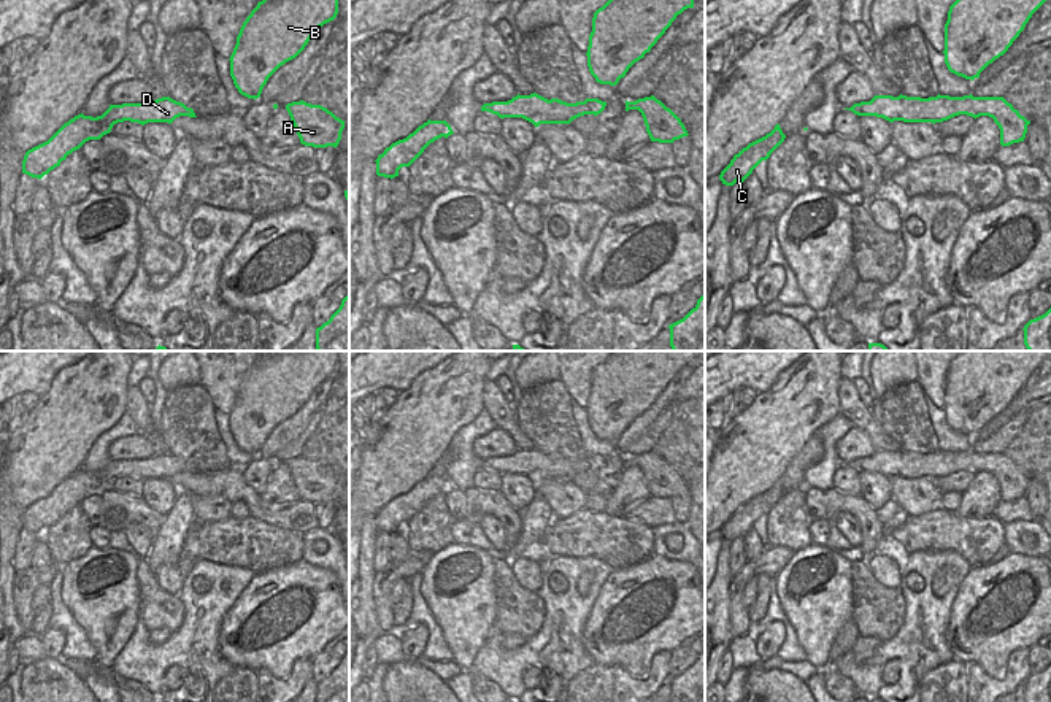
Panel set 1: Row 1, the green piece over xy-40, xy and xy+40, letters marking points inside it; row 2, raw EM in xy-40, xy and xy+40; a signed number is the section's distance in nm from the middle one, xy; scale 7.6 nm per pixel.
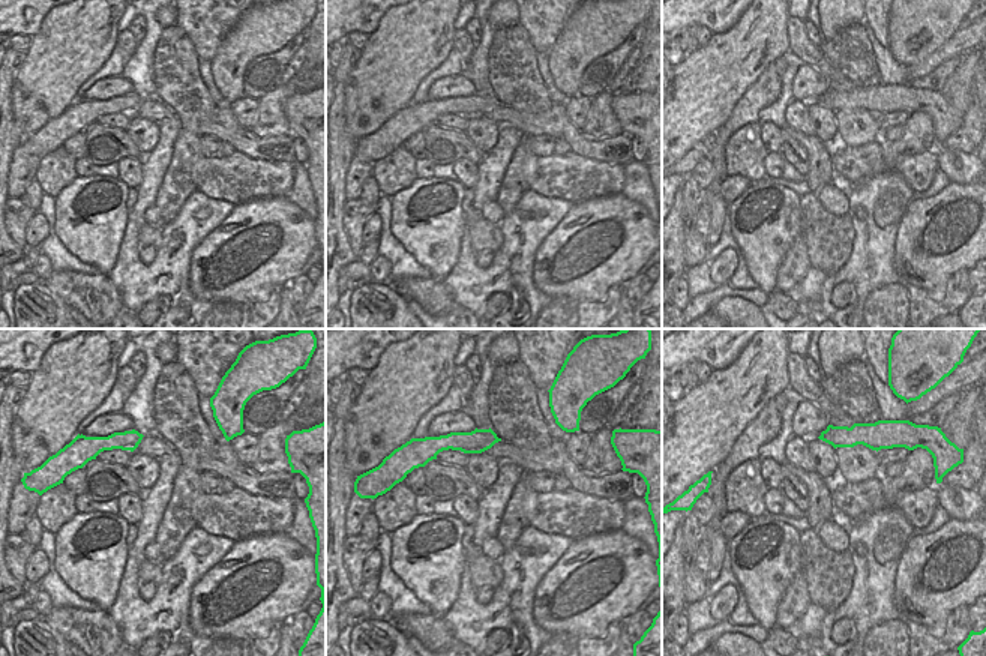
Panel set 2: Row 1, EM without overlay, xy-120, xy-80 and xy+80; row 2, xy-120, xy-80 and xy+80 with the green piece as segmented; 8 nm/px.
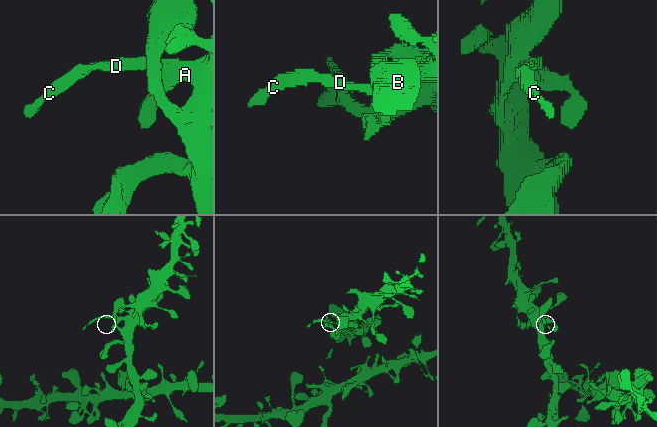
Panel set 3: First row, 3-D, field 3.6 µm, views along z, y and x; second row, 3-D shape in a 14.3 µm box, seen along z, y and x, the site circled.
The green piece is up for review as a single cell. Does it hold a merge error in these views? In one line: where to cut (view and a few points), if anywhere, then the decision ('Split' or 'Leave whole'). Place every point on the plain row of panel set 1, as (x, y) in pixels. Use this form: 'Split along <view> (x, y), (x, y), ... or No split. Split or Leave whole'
Split along xy+40 (905, 451), (900, 464), (924, 477). Split.

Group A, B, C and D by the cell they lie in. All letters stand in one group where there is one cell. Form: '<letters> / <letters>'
A B / C D

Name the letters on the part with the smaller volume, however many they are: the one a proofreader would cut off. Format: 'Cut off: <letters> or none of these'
Cut off: C, D

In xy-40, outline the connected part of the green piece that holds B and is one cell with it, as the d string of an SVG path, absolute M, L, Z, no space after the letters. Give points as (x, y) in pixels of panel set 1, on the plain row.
M267 351L243 378L229 415L238 448L259 454L268 434L337 370L337 351Z

